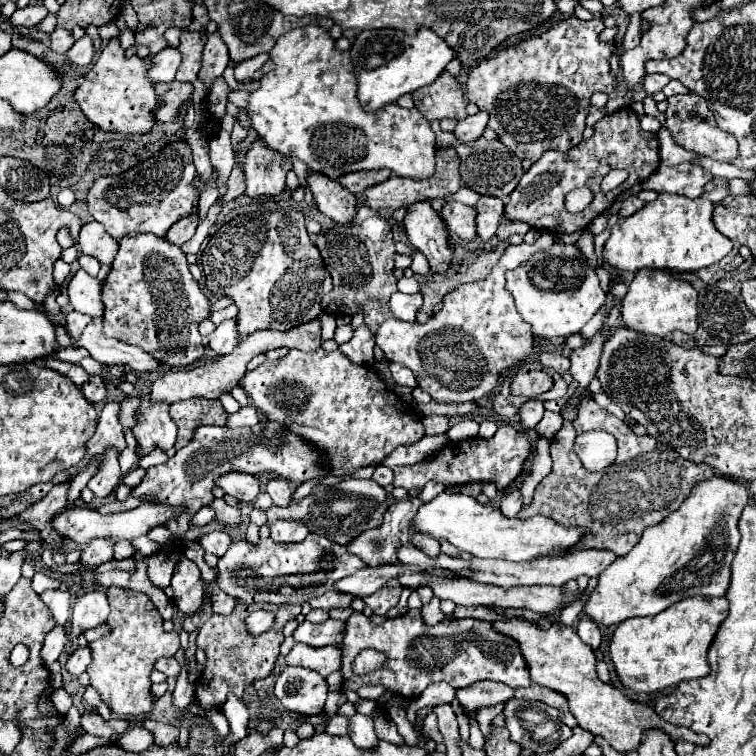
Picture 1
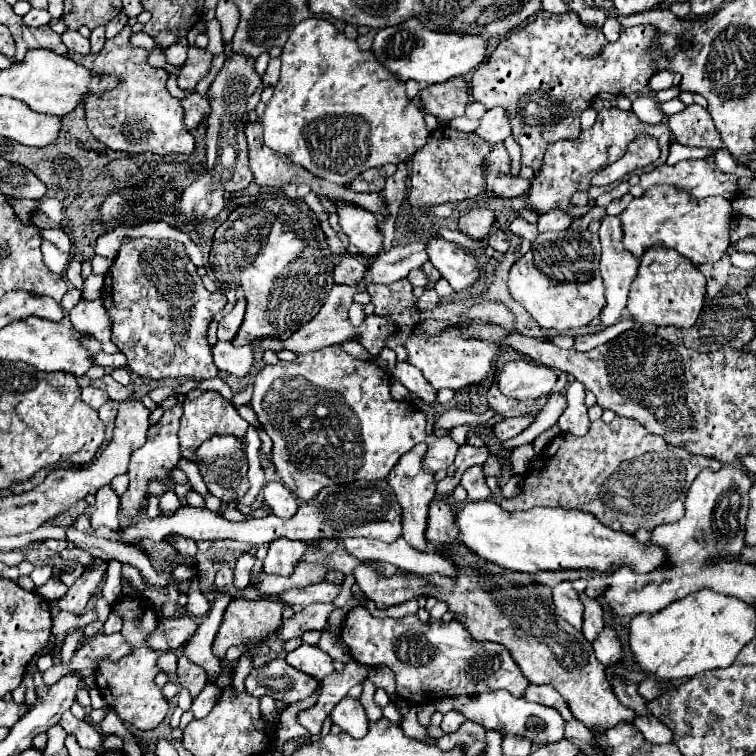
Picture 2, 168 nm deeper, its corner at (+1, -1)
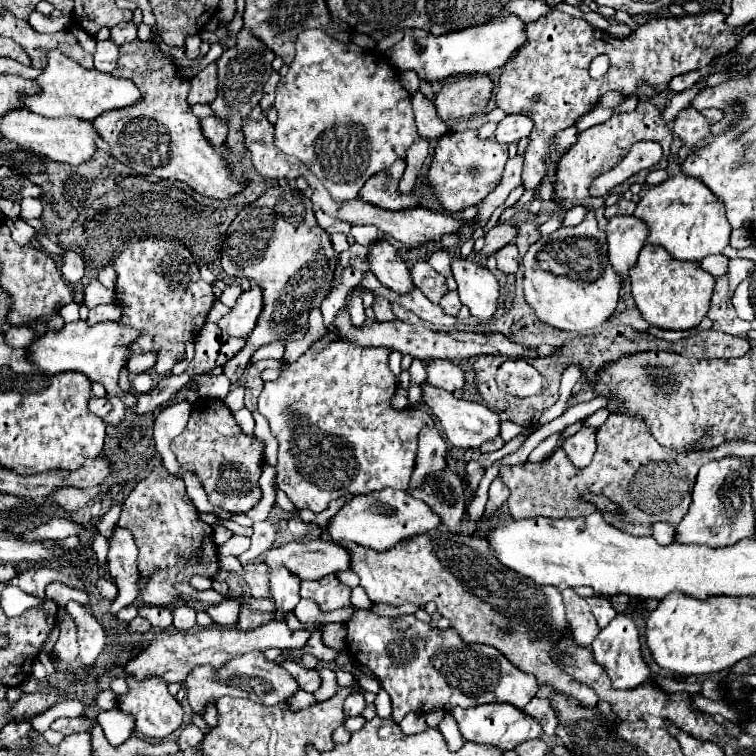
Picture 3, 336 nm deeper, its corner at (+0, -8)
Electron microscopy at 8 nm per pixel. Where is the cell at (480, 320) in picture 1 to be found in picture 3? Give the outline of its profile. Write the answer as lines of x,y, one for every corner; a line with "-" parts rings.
434,359
428,361
426,365
426,373
428,373
428,383
446,391
456,391
462,389
466,379
464,379
464,369
452,361
442,361
442,359

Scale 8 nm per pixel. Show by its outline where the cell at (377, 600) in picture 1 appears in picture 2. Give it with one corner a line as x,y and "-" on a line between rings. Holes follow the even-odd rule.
459,542
451,544
443,552
443,556
457,568
457,576
453,576
453,578
439,576
439,574
417,576
417,574
397,572
395,576
387,578
381,574
377,564
361,564
361,566
357,566
357,570
353,570
353,574
355,574
359,588
377,604
377,608
389,608
399,602
419,598
419,596
427,596
427,598
433,596
435,600
445,602
449,612
453,612
453,616
459,622
463,622
463,626
469,630
469,634
475,640
489,640
489,642
503,644
511,652
513,660
517,662
517,666
521,668
521,672
525,674
525,678
531,684
547,684
547,686
551,684
567,700
573,716
577,720
581,720
587,728
607,730
623,720
633,720
633,712
629,708
625,708
613,694
613,690
605,678
605,670
603,670
601,662
595,658
591,642
585,642
585,636
581,632
577,632
569,622
565,622
561,616
555,614
549,586
541,586
529,574
519,574
519,572
505,570
501,566
493,566
493,562
485,562
483,558
477,558
477,554
469,554
469,550
465,550
465,546
461,546
-
513,628
519,628
519,636
513,634

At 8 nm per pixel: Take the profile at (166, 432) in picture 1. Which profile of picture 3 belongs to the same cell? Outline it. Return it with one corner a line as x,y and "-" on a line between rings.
158,465
154,467
154,471
138,481
130,495
126,497
124,501
124,507
122,507
122,515
120,515
120,521
118,525
126,527
136,545
138,545
138,571
142,577
150,575
150,581
148,581
148,587
142,591
142,601
146,605
166,605
166,603
172,603
178,599
178,593
174,591
172,583
176,581
190,581
192,575
206,575
206,577
212,577
216,571
218,571
218,559
216,559
216,545
212,543
212,527
208,523
200,523
200,517
186,493
186,487
184,487
184,481
176,475
172,475
166,467

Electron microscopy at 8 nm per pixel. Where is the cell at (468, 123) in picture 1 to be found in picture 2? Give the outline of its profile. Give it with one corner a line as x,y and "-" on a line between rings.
491,108
487,114
481,118
481,126
477,128
477,136
485,138
487,142
503,142
505,138
511,136
511,126
509,126
509,114
501,108

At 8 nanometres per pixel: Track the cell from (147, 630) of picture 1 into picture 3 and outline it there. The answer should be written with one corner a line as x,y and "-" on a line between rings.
124,675
124,681
128,683
128,693
118,697
116,707
136,719
136,731
140,735
144,735
146,739
164,739
182,725
184,711
182,711
180,703
168,693
166,681
162,681
160,677
136,679
136,677
128,677
128,675

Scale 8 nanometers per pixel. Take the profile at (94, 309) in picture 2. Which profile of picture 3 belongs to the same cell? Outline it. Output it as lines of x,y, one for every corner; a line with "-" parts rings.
98,305
94,309
90,309
86,323
88,325
96,325
96,323
104,323
104,321
118,321
118,305

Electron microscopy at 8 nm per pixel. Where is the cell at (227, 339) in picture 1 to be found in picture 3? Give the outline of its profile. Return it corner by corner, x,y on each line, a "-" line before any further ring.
252,283
252,287
238,297
230,313
218,321
218,327
226,331
226,335
230,337
248,337
248,333
256,325
260,309
262,309
262,291

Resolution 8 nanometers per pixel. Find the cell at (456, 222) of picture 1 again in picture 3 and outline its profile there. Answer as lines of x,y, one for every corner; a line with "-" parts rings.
498,223
498,225
490,227
488,233
484,235
488,255
492,255
492,253
496,253
498,249
502,249
504,245
512,243
514,237
516,237
516,233
518,233
518,227
510,225
510,223

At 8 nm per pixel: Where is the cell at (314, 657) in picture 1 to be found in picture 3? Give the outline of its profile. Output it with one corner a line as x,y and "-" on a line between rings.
284,659
282,661
282,667
298,681
300,689
308,691
308,693
314,693
320,683
322,683
322,677
318,673
318,669
306,669
306,667
300,667
300,663
292,661
292,659

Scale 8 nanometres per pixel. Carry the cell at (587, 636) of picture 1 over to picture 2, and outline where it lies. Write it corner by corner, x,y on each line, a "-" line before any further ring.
581,594
581,600
585,604
585,622
583,622
583,634
589,642
595,640
595,636
603,630
603,606
589,598
587,594

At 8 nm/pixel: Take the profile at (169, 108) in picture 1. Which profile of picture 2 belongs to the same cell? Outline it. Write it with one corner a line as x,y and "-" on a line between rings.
197,92
187,94
181,100
181,104
183,104
183,110
185,110
185,124
187,124
189,130
195,130
211,114
209,102
201,94
197,94

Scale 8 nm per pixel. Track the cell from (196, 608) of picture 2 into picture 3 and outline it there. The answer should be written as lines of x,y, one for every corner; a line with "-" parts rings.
226,601
226,603
220,603
216,607
208,607
206,613
212,617
212,621
216,625
222,625
222,627
236,625
236,619
238,619
238,613
240,613
240,605
236,601

